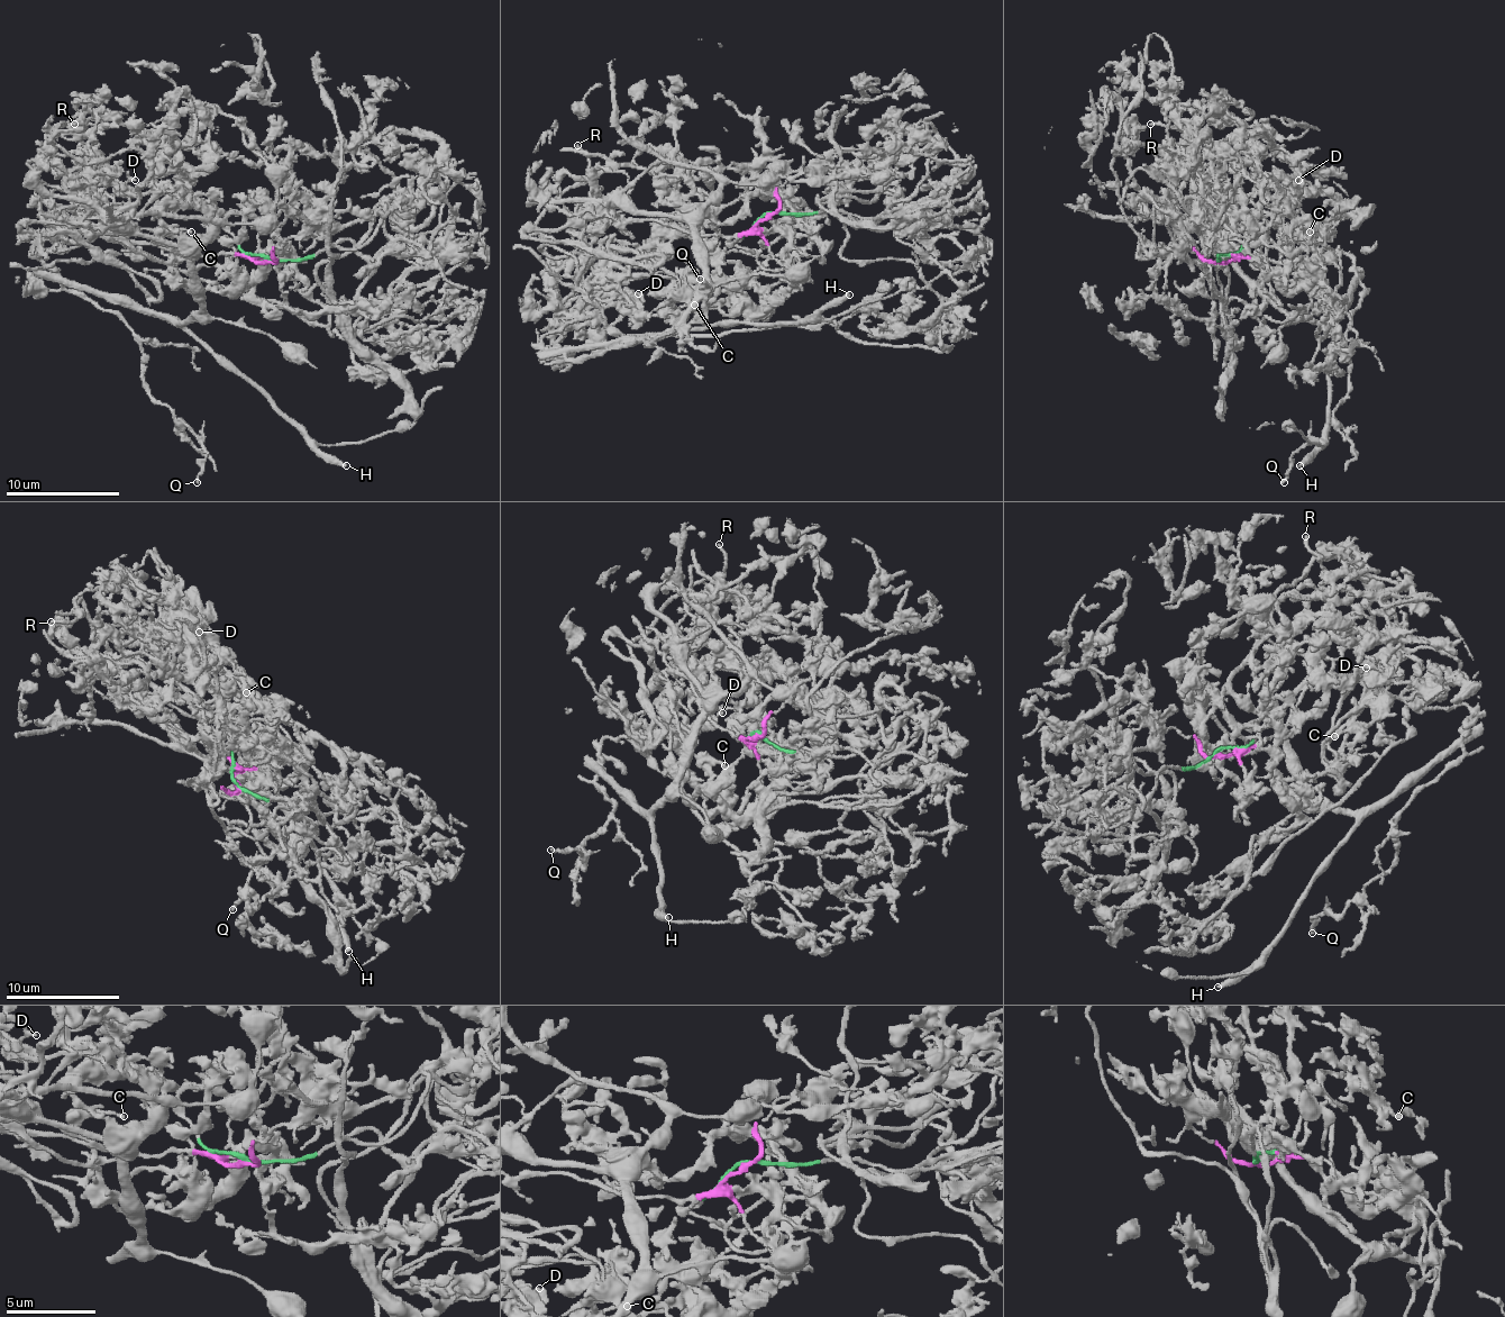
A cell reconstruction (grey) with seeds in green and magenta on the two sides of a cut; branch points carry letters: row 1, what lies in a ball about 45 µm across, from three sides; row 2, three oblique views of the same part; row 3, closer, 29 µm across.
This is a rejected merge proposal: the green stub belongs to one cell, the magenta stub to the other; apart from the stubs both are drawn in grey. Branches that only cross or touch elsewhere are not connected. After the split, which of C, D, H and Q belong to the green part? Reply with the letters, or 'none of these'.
C, D

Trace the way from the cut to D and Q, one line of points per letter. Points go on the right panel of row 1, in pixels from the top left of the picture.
D: (1218, 261), (1262, 206), (1292, 211), (1277, 189), (1297, 178), (1292, 206), (1331, 194), (1297, 181)
Q: (1218, 261), (1240, 254), (1283, 309), (1314, 320), (1360, 285), (1349, 385), (1283, 482)

